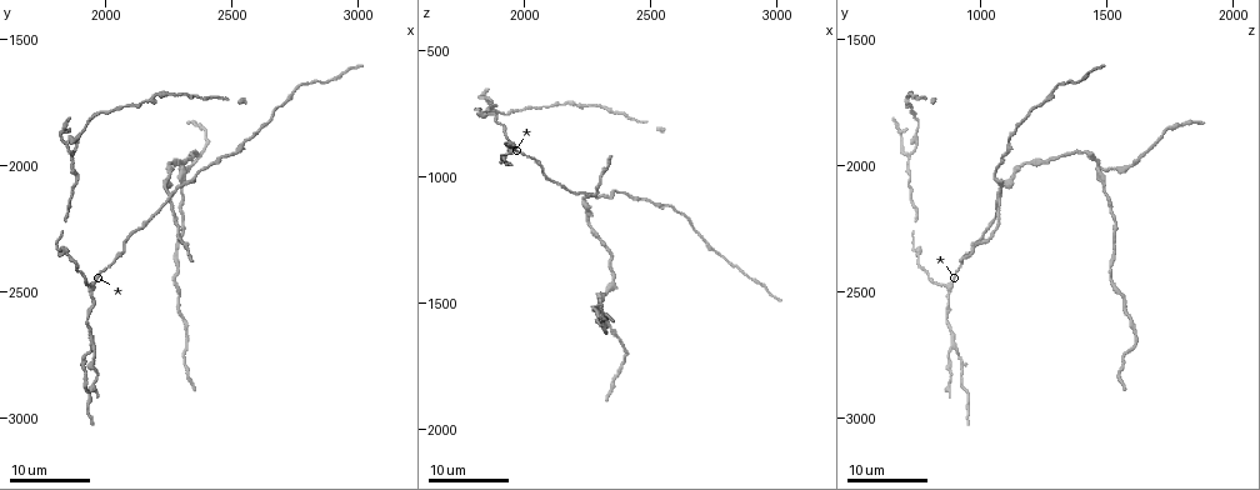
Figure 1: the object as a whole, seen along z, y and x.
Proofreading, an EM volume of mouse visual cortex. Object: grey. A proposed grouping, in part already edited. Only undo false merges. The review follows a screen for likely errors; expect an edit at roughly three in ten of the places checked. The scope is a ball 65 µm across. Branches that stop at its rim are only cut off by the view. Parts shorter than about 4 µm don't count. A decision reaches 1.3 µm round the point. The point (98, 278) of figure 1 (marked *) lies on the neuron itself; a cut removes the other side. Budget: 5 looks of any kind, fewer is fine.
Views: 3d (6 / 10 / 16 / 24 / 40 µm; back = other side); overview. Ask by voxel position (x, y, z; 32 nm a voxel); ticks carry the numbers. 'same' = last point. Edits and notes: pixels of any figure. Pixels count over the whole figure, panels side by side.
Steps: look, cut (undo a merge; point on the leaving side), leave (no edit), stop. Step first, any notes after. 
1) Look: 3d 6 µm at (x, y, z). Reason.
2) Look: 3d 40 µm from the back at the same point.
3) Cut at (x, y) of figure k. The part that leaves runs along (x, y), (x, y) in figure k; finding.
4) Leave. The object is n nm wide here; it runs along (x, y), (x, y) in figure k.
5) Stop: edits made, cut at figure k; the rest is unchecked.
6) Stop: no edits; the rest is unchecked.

Look: 3d 24 µm at (1940, 2470, 870). Branch point.

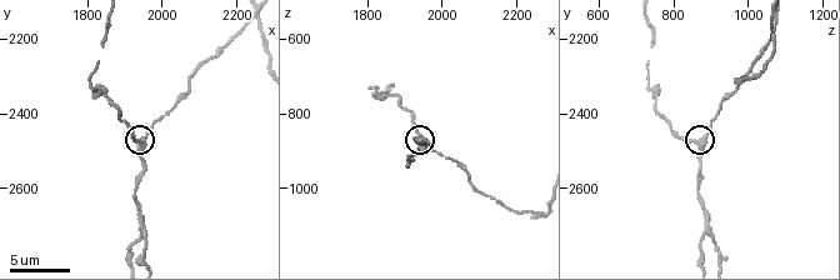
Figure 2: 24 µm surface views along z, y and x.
Look: 3d 10 µm at (1940, 2480, 870). Closer look.

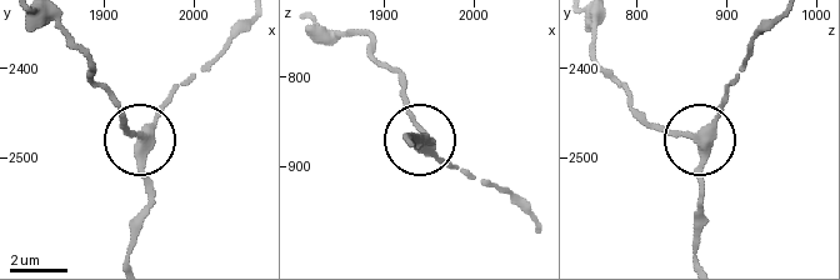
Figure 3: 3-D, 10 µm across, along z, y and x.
Leave. The side arm is 20 µm long; it runs along (721, 110), (699, 143), (699, 213) in figure 3; continuous, no second neuron.

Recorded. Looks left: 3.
Look: 3d 10 µm at (1960, 2720, 890). Thin arm on a thick one.

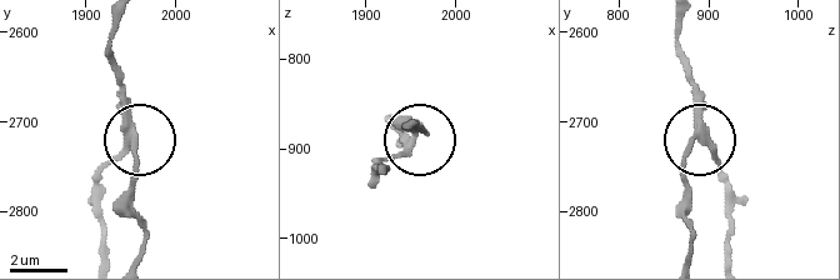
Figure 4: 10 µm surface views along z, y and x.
Cut at (134, 153) of figure 4. 3 arms meet here; the part that leaves runs along (125, 116), (133, 136), (133, 208), (146, 244), (141, 258) in figure 4; two neurons meet here.

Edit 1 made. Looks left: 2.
Look: 3d 16 µm at (2260, 2110, 1070). Branch point.

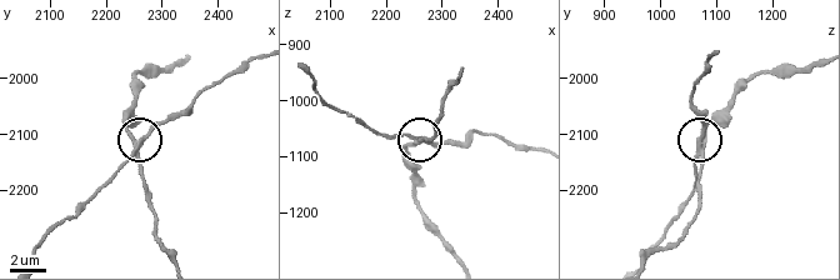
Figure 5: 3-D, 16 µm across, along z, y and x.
Look: 3d 10 µm at (2255, 2115, 1070).

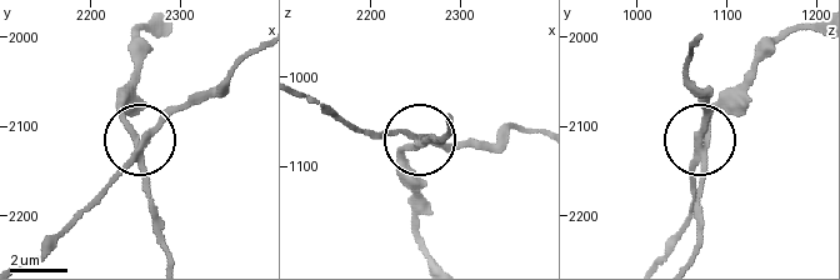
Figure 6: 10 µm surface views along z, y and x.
Cut at (120, 114) of figure 6. 3 arms meet here; a second neuron is stuck on.

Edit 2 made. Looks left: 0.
Stop: edits made, cut at figure 4, cut at figure 6; the rest is unchecked.

